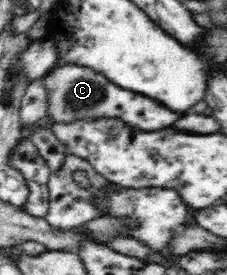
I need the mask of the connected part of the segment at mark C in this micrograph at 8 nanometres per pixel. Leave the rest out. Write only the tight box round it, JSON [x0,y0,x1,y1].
[43,64,183,131]

